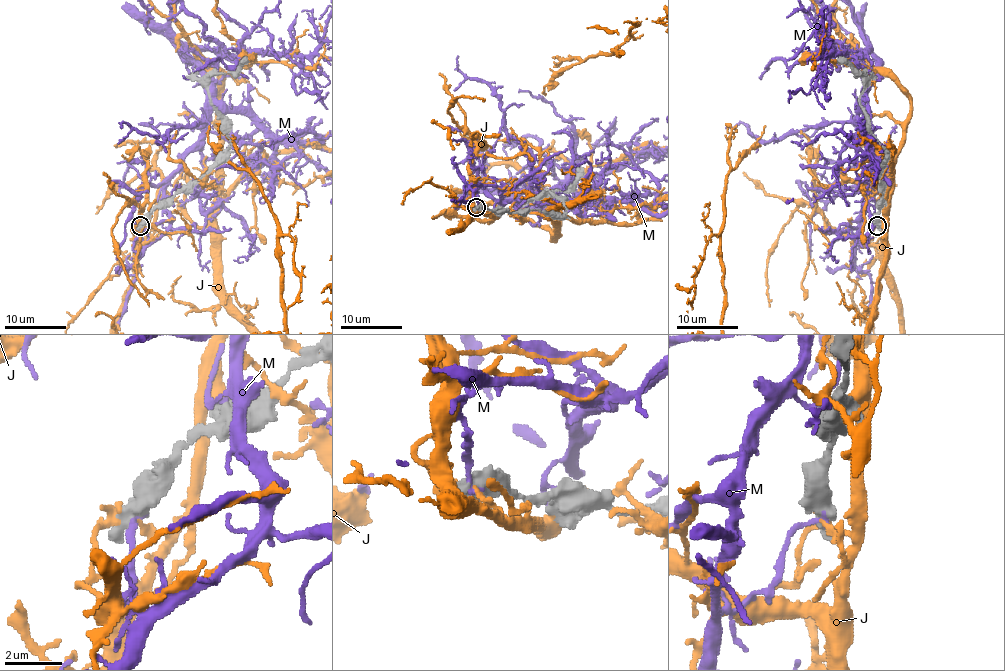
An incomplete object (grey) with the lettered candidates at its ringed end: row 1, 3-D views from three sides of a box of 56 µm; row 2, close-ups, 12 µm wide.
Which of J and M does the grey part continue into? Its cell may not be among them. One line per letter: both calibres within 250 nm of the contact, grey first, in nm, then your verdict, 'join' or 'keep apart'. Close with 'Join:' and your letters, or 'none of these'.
J: 650/260 nm | keep apart
M: 550/200 nm | keep apart
Join: none of these

